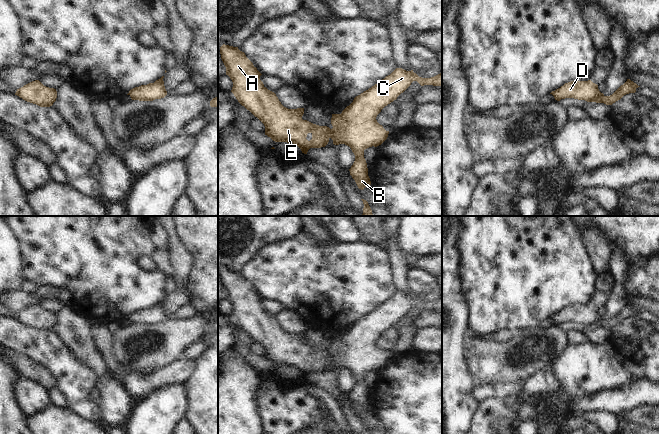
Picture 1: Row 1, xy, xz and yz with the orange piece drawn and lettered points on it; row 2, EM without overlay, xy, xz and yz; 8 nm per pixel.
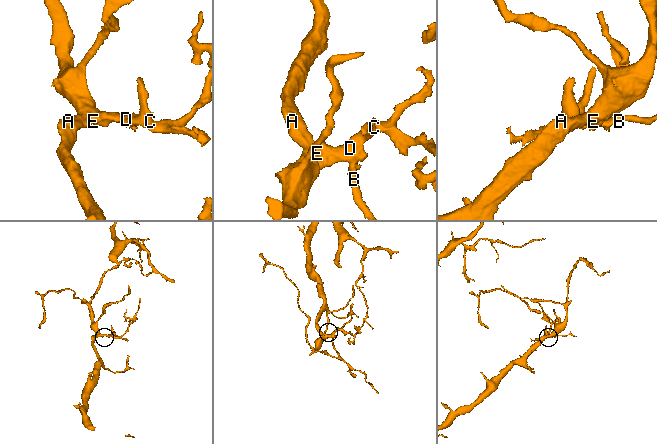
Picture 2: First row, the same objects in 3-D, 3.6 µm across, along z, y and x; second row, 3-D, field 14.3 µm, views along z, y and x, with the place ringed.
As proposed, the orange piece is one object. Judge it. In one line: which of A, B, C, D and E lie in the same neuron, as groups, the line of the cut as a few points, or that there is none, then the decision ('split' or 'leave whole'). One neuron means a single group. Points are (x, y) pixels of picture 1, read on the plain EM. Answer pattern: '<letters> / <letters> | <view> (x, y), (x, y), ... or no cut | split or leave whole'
A B C D E | no cut | leave whole

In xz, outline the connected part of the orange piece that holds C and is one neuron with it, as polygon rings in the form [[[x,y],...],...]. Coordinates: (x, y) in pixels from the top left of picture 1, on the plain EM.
[[[223,268],[220,278],[226,299],[233,306],[231,316],[242,330],[264,348],[265,359],[275,366],[296,368],[304,378],[310,372],[325,371],[330,362],[334,369],[349,370],[355,379],[355,385],[349,393],[350,399],[361,414],[371,409],[364,374],[381,369],[389,358],[377,346],[377,339],[413,305],[421,310],[442,311],[442,297],[422,302],[413,294],[396,292],[379,307],[356,320],[341,338],[332,338],[333,352],[330,353],[303,344],[304,332],[284,331],[276,318],[264,310],[260,304],[262,298],[238,271]]]

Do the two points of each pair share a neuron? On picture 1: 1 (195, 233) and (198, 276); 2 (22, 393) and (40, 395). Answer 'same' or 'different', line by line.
1: same
2: same

